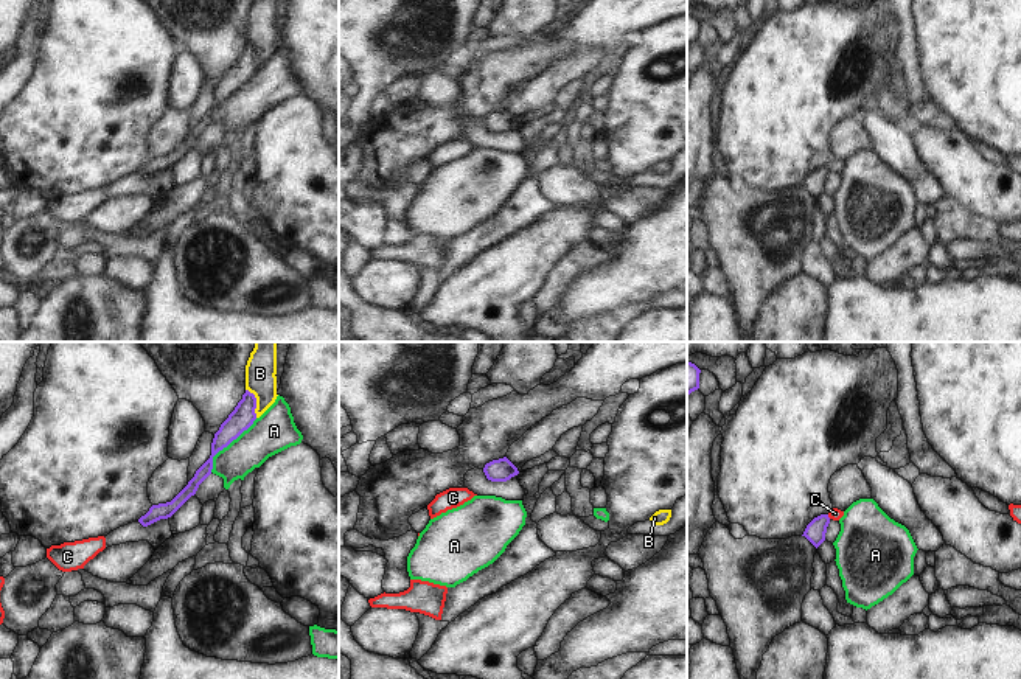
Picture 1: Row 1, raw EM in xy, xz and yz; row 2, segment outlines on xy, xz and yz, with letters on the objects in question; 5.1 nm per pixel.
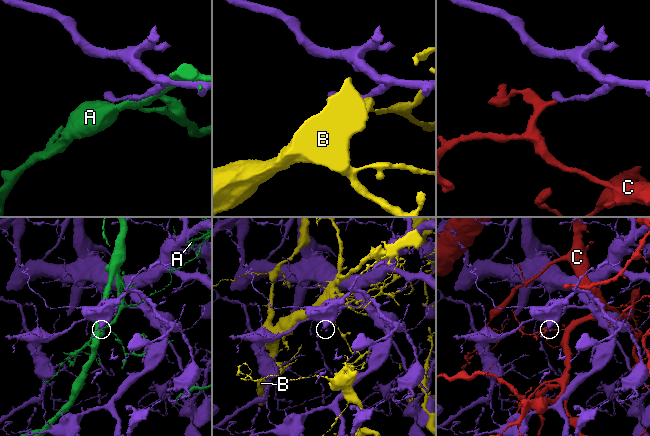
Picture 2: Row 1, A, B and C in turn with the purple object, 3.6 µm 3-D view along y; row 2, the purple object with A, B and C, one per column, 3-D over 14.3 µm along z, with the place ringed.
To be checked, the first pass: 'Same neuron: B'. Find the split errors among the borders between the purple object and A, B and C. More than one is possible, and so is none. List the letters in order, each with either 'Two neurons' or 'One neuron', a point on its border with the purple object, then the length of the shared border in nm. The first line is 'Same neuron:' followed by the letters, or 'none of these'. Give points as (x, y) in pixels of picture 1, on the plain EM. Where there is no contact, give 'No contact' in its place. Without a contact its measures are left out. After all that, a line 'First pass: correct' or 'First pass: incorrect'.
Same neuron: none of these
A: Two neurons. Touches purple at xy (227, 97). Shared border 380 nm
B: Two neurons. Touches purple at xy (255, 55). Shared border 160 nm
C: Two neurons. Touches purple at yz (827, 168). Shared border 30 nm
First pass: incorrect

